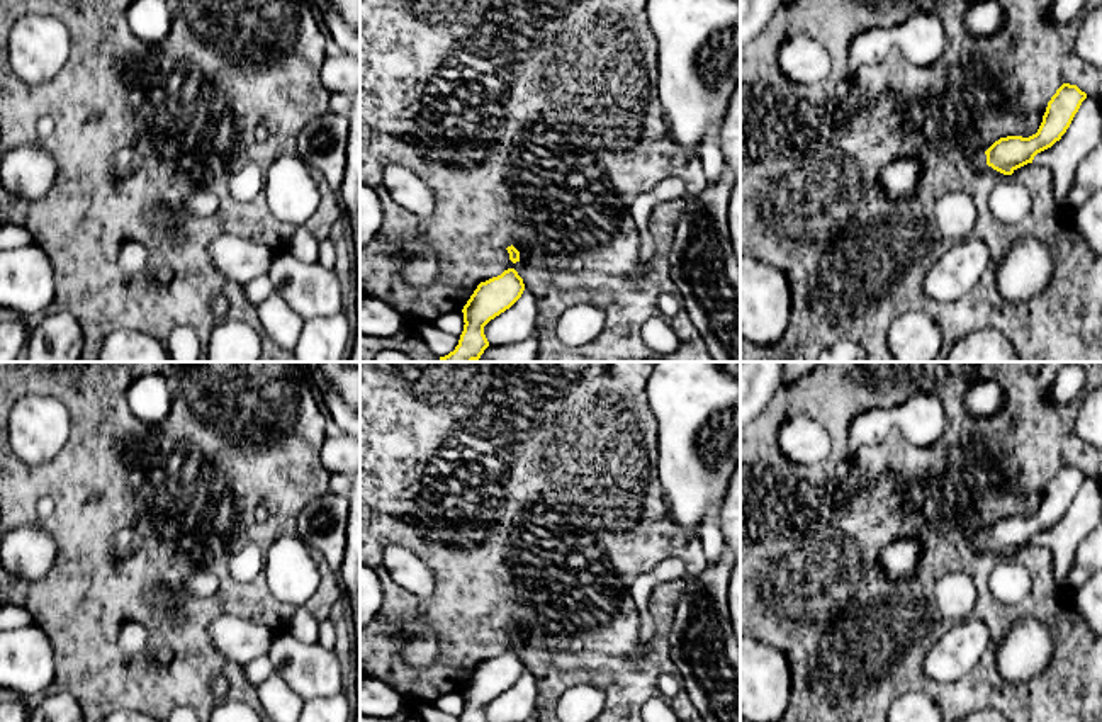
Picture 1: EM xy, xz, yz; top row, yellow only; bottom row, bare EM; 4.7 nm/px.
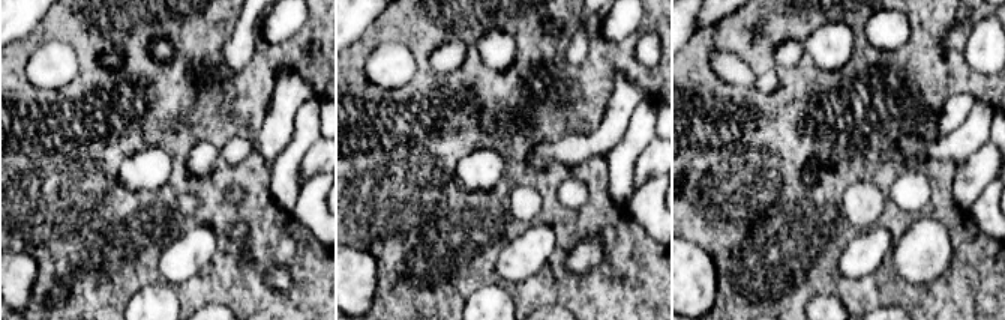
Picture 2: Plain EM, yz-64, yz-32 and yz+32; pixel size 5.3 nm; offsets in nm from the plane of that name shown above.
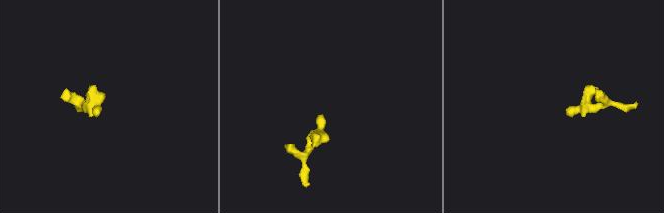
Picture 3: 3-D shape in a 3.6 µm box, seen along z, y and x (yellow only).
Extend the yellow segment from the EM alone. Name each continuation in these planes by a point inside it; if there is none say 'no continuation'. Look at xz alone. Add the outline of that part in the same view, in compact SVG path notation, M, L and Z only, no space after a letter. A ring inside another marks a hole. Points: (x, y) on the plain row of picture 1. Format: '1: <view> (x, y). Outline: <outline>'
no continuation

